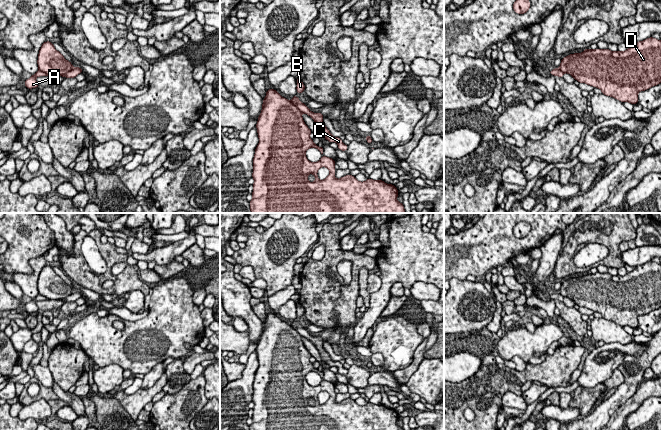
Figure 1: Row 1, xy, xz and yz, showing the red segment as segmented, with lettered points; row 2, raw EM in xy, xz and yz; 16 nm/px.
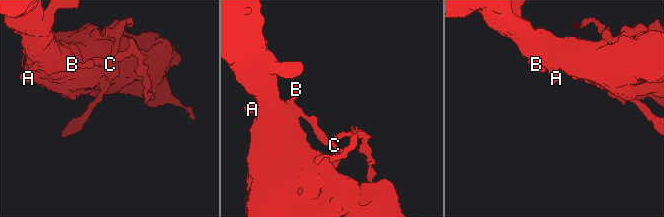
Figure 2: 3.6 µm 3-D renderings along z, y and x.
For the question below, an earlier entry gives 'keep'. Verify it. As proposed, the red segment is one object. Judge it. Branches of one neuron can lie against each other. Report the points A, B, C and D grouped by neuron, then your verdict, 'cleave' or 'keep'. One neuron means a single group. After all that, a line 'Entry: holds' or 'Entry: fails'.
A B C D | keep
Entry: holds

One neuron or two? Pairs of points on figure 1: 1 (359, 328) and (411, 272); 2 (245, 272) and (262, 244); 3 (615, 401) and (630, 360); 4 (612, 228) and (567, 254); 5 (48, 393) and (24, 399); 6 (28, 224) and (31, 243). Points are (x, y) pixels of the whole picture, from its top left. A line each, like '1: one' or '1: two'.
1: one
2: two
3: one
4: one
5: one
6: one

